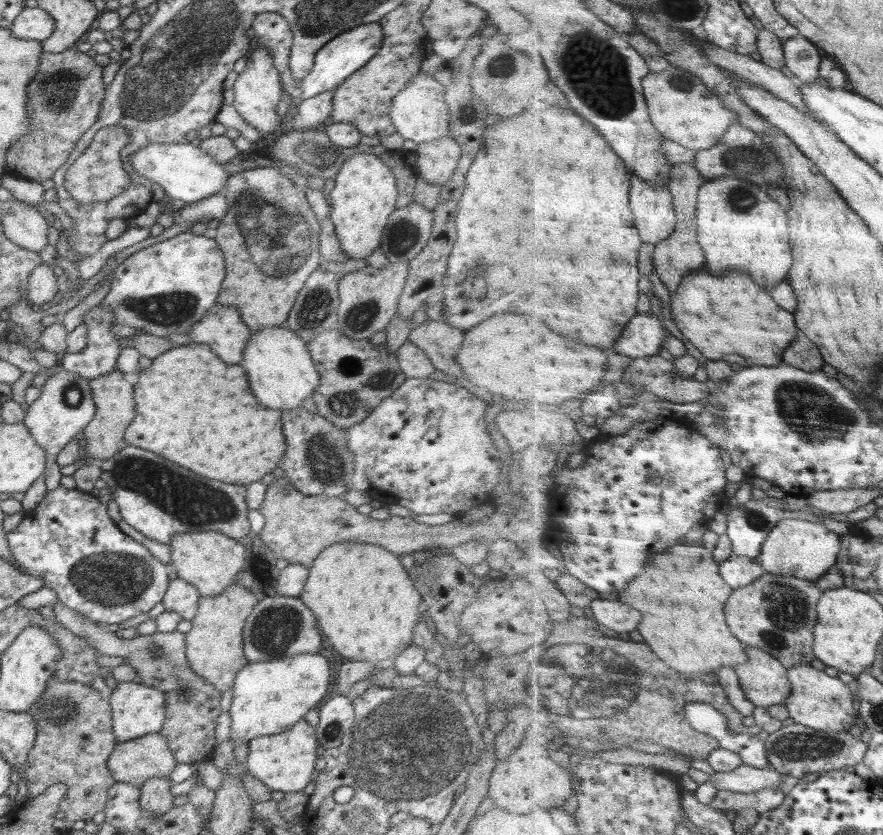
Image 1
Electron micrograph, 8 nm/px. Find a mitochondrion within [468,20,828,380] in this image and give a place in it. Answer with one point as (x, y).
(598, 72)

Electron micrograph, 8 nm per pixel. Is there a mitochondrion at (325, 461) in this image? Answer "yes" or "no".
yes

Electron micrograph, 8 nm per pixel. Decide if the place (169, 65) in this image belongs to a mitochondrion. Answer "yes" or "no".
yes

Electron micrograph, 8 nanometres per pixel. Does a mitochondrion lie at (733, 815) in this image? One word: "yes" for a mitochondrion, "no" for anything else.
no

